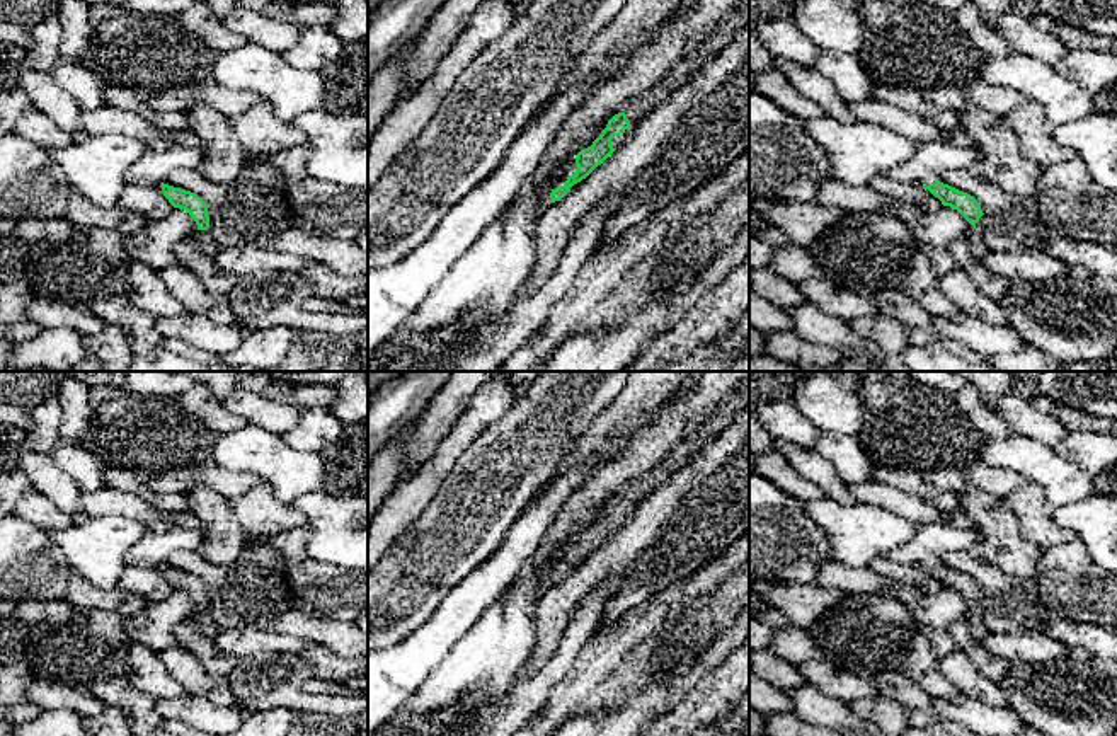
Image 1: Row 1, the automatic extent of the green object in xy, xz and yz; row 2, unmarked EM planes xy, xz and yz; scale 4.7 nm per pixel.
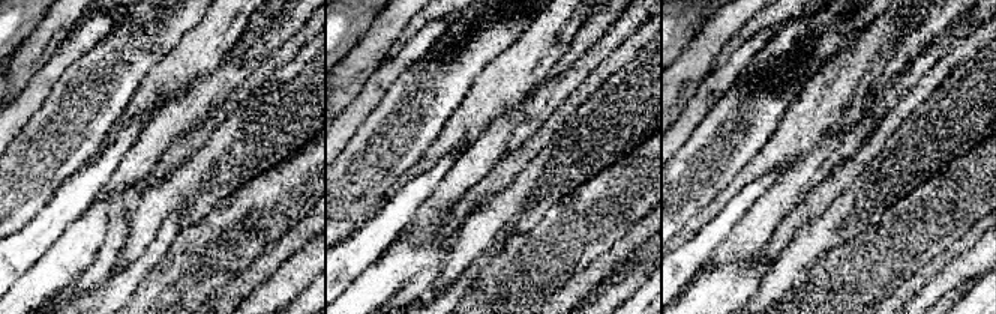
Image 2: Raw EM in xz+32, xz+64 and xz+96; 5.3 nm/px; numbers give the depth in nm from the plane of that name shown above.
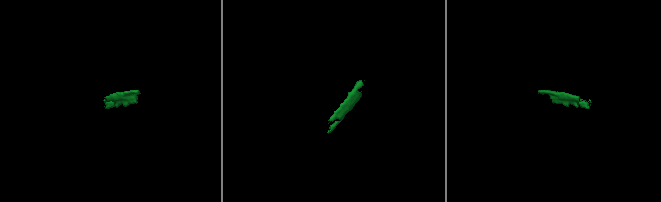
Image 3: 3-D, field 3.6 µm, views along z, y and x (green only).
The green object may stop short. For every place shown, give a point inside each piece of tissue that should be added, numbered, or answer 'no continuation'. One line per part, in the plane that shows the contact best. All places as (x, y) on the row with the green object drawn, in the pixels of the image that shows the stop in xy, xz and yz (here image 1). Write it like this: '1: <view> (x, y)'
1: xz (642, 106)

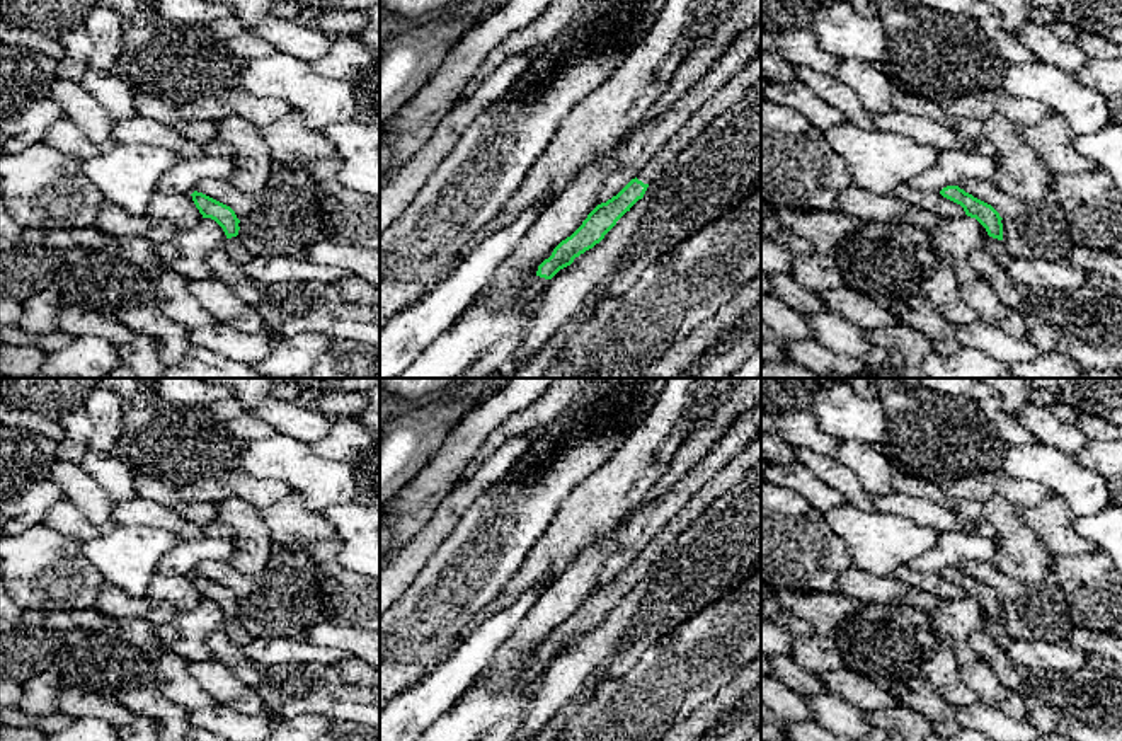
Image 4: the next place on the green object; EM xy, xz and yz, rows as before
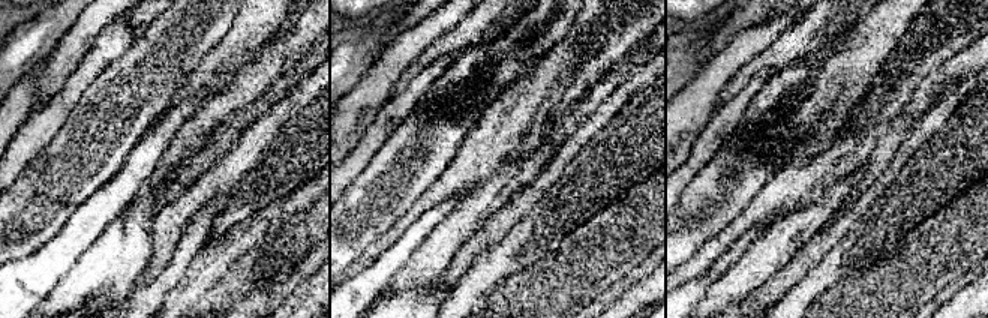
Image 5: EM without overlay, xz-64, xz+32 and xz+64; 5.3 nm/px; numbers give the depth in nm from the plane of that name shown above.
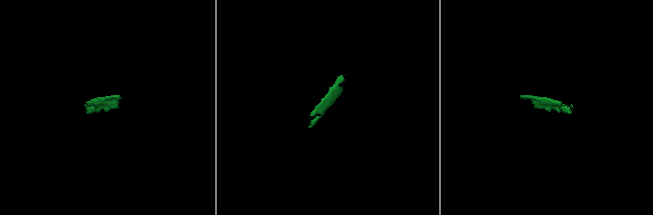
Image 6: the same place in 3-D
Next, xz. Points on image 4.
1: xz (732, 91)
2: xz (538, 285)

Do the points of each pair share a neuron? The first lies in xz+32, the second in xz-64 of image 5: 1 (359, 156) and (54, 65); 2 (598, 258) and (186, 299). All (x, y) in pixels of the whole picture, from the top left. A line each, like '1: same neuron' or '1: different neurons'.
1: different neurons
2: same neuron

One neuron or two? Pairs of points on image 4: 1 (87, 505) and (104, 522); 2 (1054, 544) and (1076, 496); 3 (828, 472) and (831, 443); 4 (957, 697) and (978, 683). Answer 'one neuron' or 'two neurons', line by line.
1: one neuron
2: two neurons
3: two neurons
4: two neurons

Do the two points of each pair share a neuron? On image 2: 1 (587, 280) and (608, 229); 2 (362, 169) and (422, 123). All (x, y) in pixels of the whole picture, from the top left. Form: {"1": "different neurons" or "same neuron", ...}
{"1": "different neurons", "2": "same neuron"}

